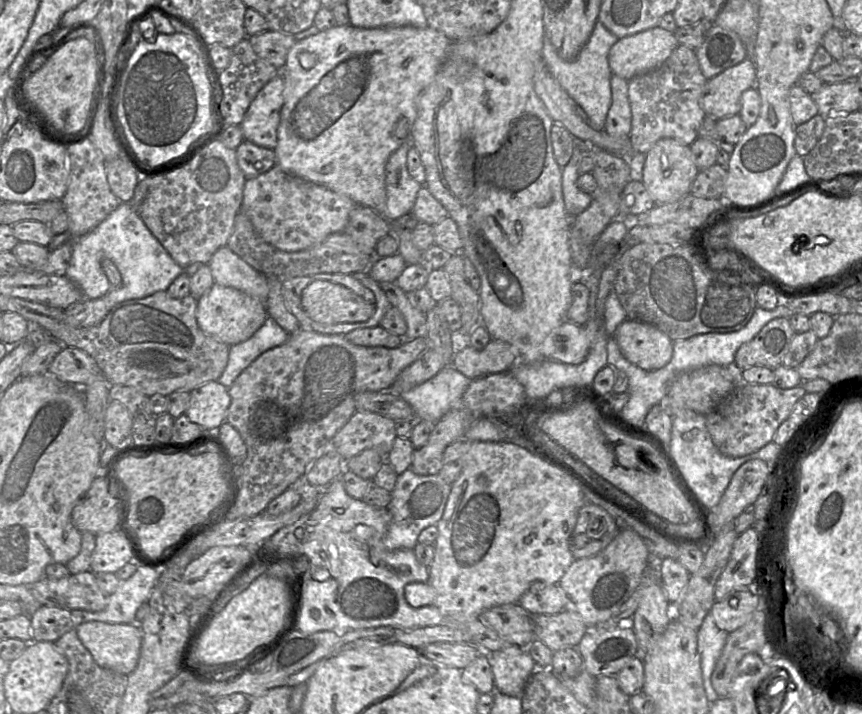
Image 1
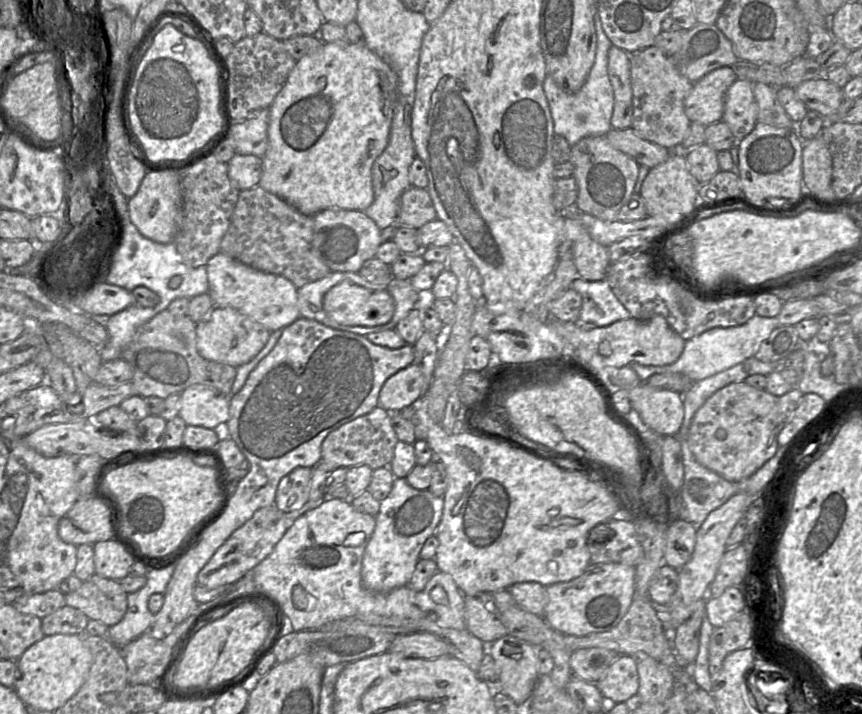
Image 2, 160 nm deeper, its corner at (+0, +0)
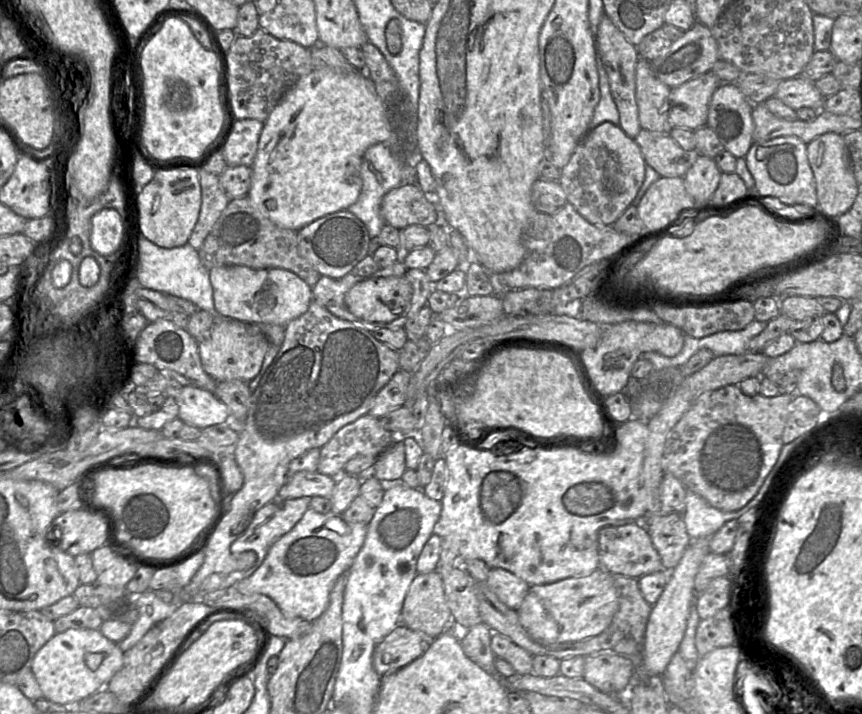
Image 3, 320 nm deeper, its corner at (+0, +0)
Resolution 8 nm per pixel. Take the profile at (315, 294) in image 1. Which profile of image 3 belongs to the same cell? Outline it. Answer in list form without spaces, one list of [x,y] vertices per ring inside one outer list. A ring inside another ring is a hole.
[[[405,275],[369,277],[352,286],[344,302],[350,313],[367,322],[392,322],[411,304],[413,288]]]

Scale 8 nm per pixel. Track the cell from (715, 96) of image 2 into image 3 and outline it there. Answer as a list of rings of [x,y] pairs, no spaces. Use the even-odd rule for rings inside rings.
[[[711,71],[671,89],[669,120],[673,127],[697,130],[707,125],[711,97],[721,84]]]

